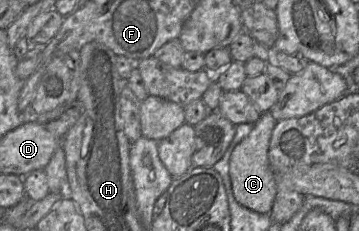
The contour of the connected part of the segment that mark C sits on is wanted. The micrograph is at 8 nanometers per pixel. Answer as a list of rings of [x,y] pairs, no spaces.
[[[270,112],[261,114],[252,131],[233,150],[229,175],[236,201],[255,212],[269,214],[276,196],[276,181],[269,164],[268,150],[277,121]]]

